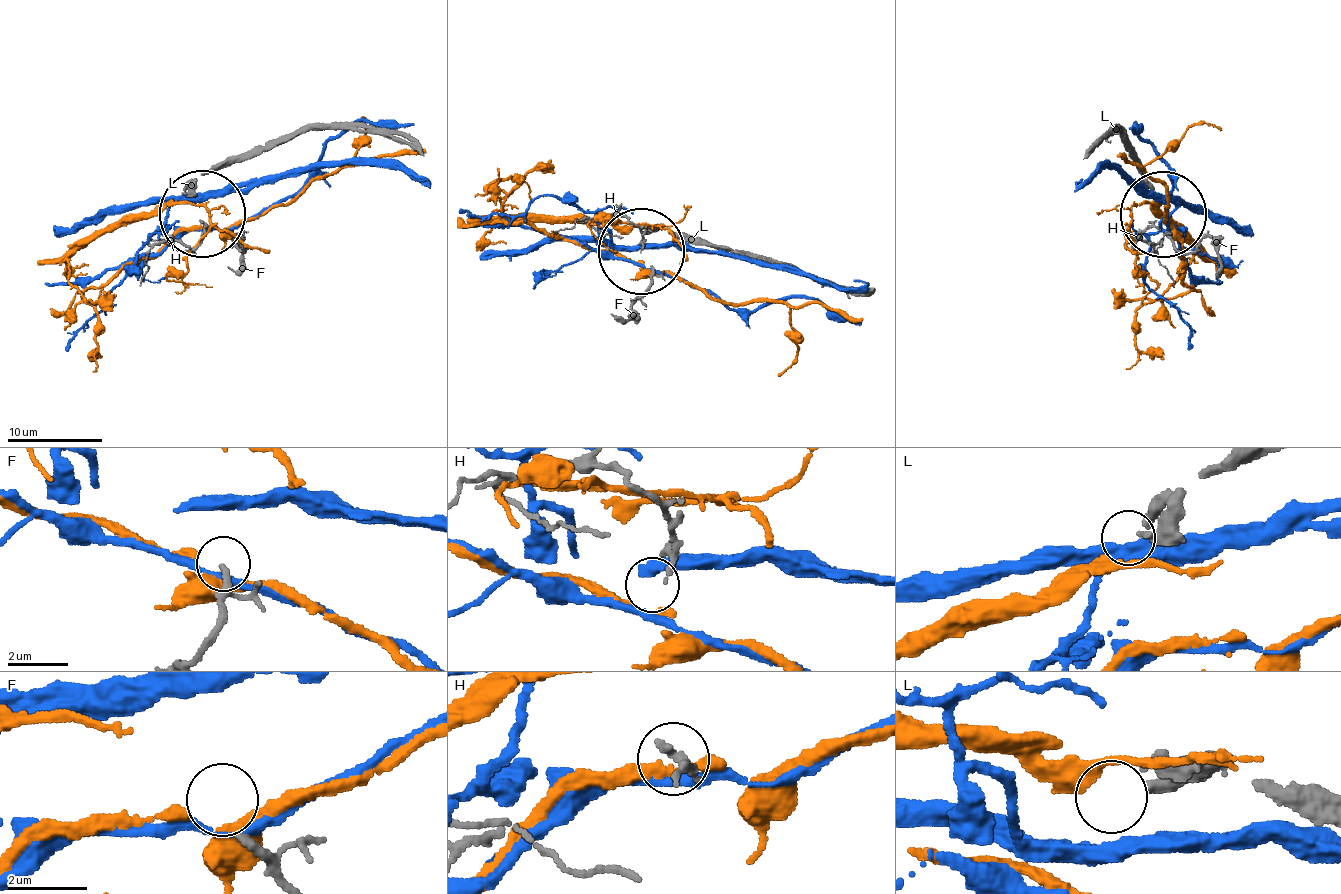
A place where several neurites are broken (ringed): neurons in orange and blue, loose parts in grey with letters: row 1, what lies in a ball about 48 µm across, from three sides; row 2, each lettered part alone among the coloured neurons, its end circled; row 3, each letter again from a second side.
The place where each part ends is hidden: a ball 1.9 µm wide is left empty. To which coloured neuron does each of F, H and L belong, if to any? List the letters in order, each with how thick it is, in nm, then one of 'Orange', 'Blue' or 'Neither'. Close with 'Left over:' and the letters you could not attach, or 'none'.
F: Thickness 220 nm. Neither
H: Thickness 150 nm. Neither
L: Thickness 360 nm. Orange
Left over: F, H

